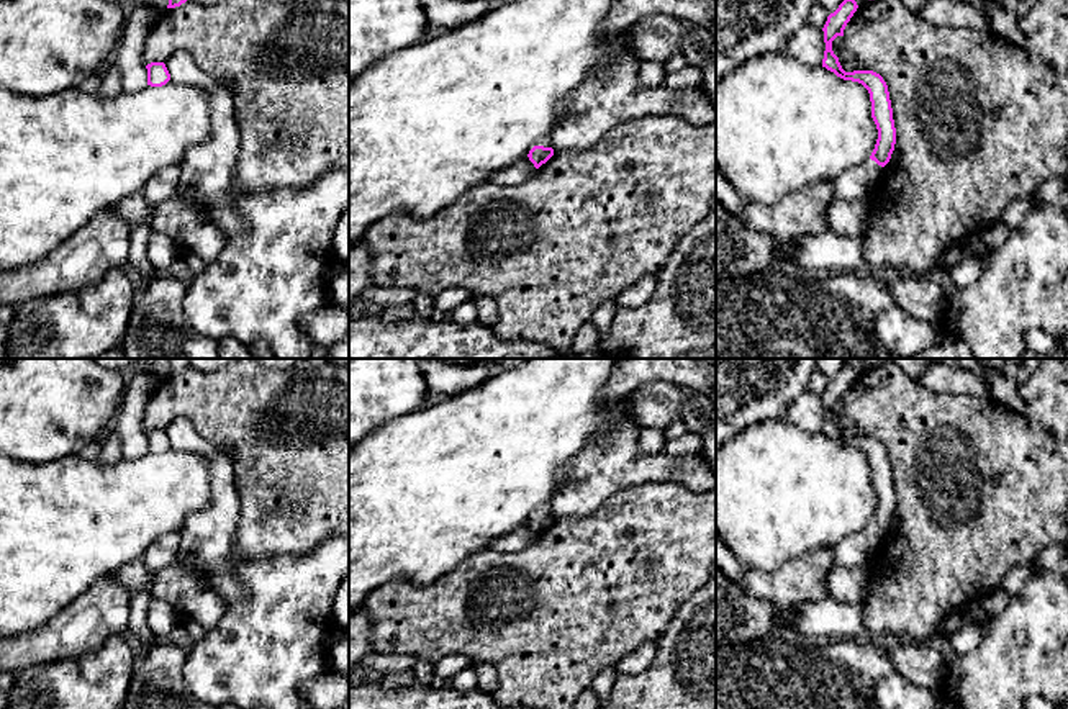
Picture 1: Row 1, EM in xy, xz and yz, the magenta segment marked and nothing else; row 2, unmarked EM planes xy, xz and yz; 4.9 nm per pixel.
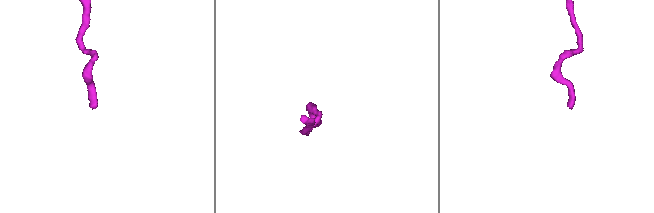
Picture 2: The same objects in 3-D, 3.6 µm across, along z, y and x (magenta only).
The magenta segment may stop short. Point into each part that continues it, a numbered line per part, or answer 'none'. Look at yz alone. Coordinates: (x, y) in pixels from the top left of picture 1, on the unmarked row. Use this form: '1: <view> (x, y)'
1: yz (857, 550)

